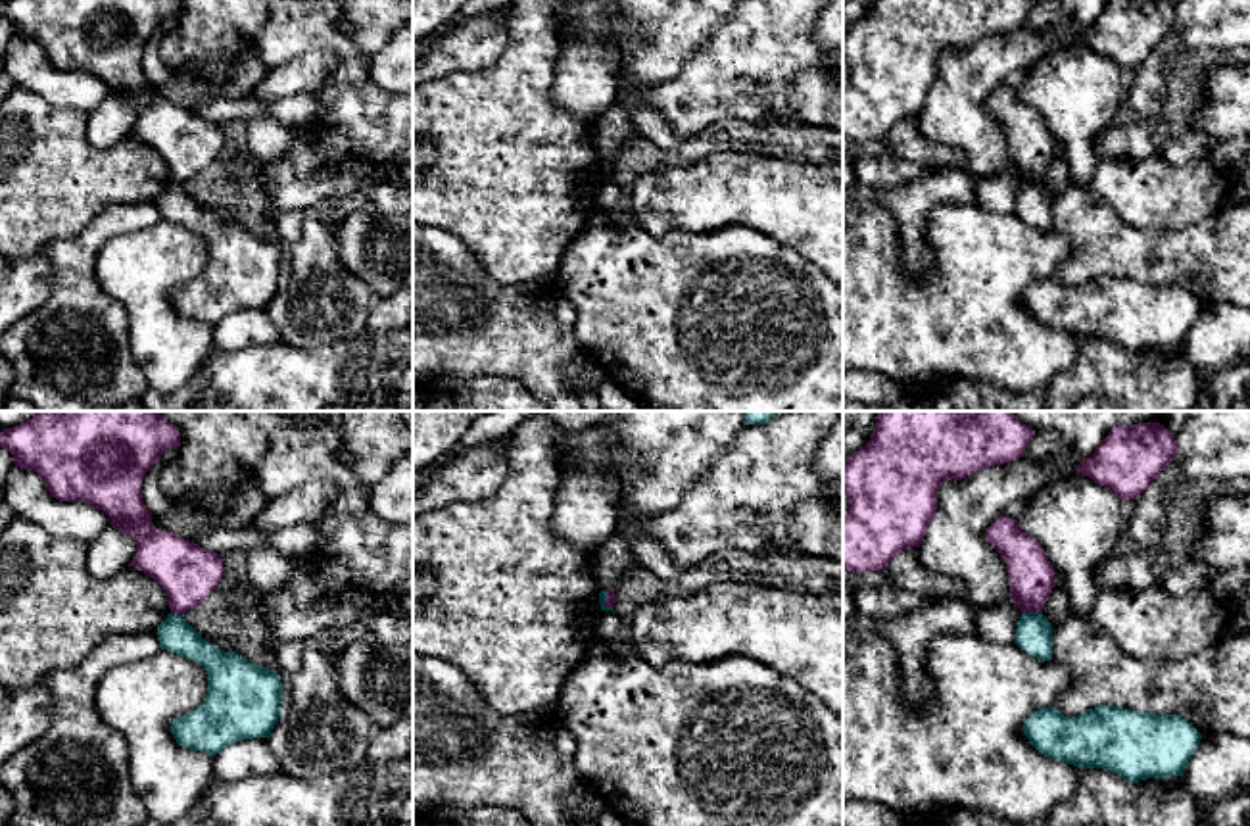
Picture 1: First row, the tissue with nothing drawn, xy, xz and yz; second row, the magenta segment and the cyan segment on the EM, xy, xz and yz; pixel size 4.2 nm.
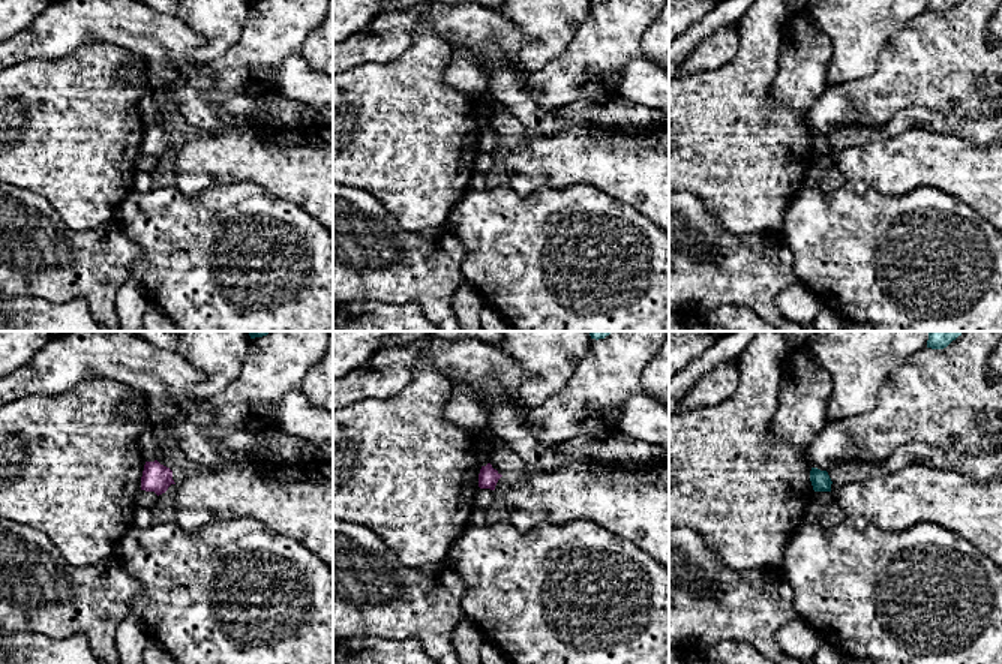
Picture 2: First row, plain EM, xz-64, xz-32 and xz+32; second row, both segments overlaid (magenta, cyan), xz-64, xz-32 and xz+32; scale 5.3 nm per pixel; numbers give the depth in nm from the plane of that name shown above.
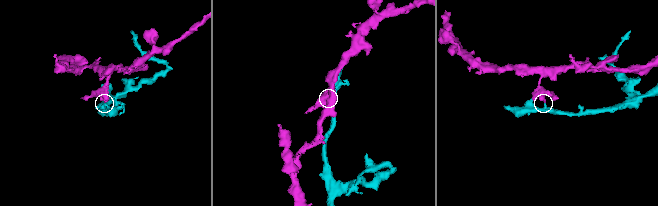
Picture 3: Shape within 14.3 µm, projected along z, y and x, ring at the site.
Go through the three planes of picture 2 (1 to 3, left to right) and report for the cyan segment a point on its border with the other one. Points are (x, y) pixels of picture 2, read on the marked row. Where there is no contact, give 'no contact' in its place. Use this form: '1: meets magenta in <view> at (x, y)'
1: no contact
2: no contact
3: no contact

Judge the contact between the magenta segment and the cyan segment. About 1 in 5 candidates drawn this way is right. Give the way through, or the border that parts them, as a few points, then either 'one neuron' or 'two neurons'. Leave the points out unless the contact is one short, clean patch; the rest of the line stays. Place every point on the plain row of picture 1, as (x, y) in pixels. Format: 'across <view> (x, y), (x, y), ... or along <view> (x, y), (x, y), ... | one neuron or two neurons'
two neurons

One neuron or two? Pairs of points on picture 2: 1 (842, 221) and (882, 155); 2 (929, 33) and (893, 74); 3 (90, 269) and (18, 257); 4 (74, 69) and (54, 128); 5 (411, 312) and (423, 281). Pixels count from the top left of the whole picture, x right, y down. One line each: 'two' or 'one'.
1: two
2: one
3: one
4: one
5: two

